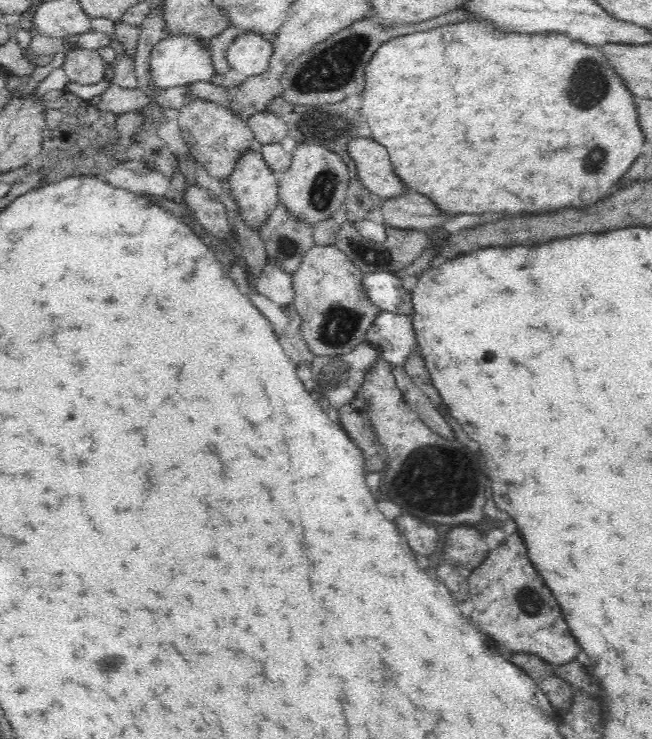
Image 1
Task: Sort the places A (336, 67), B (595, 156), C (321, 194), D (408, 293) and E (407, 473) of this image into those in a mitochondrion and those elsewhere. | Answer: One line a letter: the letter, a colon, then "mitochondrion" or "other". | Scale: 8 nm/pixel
A: mitochondrion
B: mitochondrion
C: mitochondrion
D: other
E: mitochondrion

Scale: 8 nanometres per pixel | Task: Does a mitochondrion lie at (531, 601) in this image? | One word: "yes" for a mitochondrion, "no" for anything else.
yes

